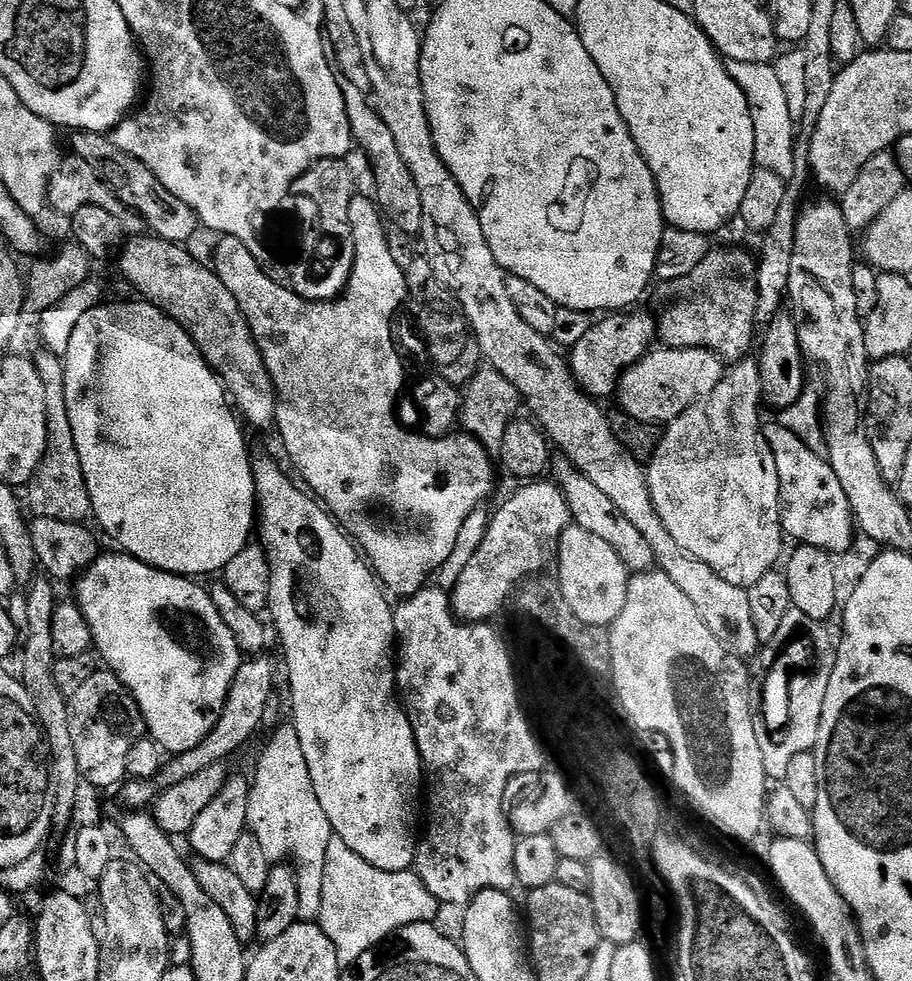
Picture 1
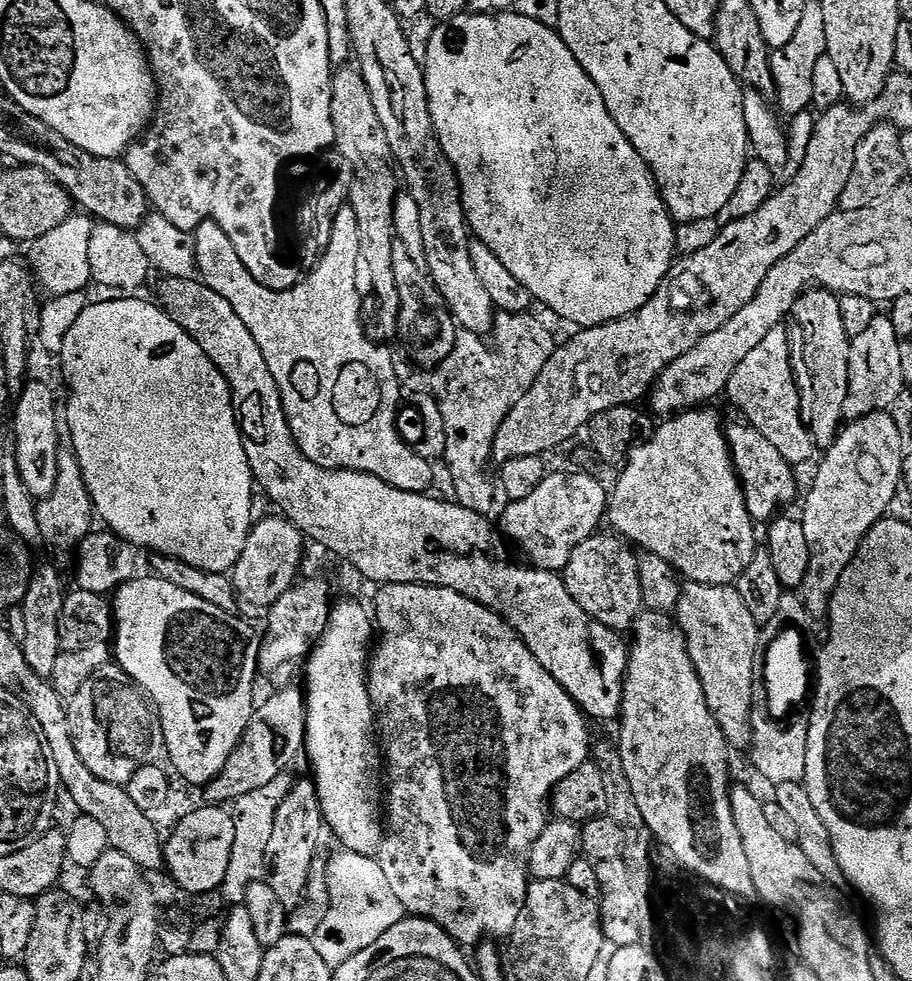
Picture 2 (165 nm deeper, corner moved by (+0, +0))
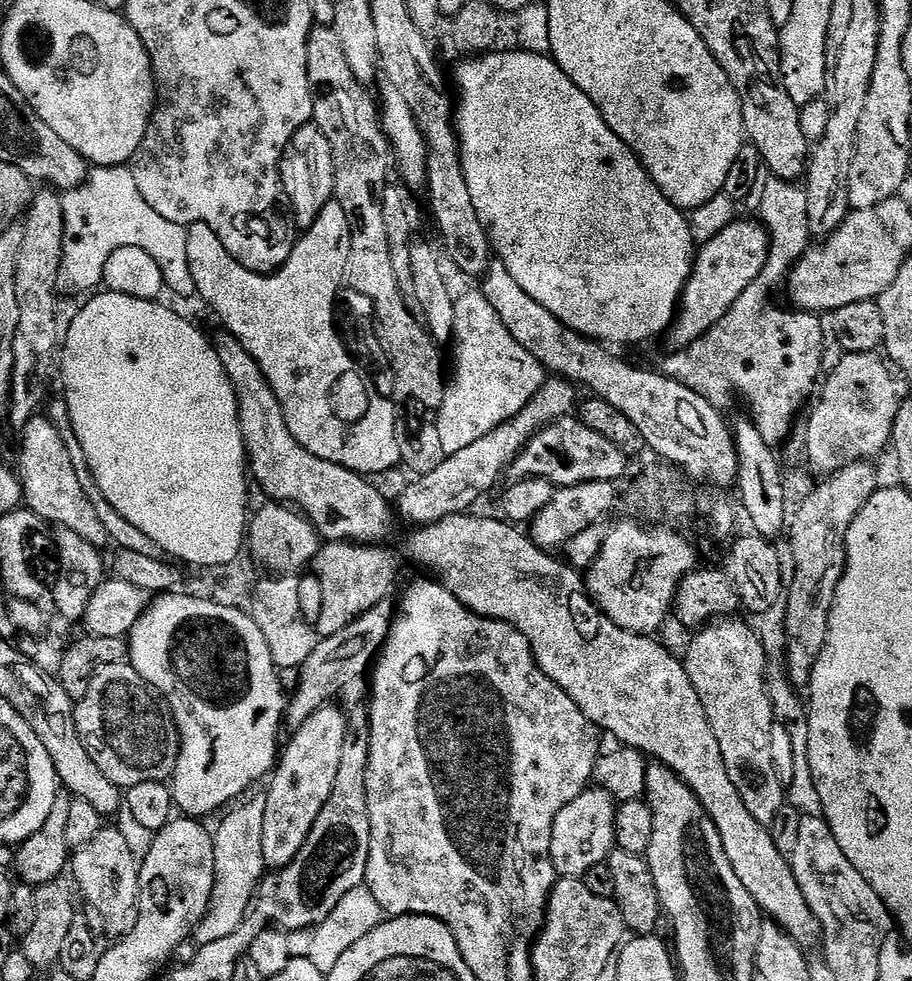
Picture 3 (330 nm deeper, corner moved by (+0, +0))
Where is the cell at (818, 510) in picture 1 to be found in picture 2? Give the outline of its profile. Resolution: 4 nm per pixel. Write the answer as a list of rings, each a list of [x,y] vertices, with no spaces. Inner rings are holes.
[[[739,422],[727,429],[728,446],[732,449],[732,463],[736,465],[736,475],[744,490],[744,501],[753,521],[768,522],[777,515],[779,504],[788,504],[796,496],[798,487],[797,469],[786,462],[786,458],[778,452],[773,443],[762,438],[756,428],[747,423]]]

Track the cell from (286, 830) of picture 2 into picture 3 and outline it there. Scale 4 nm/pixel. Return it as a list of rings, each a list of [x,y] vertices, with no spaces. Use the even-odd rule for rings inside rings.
[[[323,704],[306,722],[291,733],[292,741],[283,745],[278,763],[271,773],[272,785],[267,786],[262,818],[262,854],[269,869],[279,870],[296,861],[296,855],[314,830],[322,806],[334,790],[338,766],[342,766],[342,742],[346,738],[348,718],[343,707]]]

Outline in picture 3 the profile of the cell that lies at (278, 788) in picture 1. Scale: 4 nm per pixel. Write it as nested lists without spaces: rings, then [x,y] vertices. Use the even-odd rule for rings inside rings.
[[[263,799],[253,801],[250,806],[228,812],[218,830],[215,829],[215,884],[208,910],[194,933],[198,946],[209,945],[226,938],[241,925],[248,915],[252,901],[257,895],[262,877],[266,872],[262,854],[262,818],[264,817]]]

